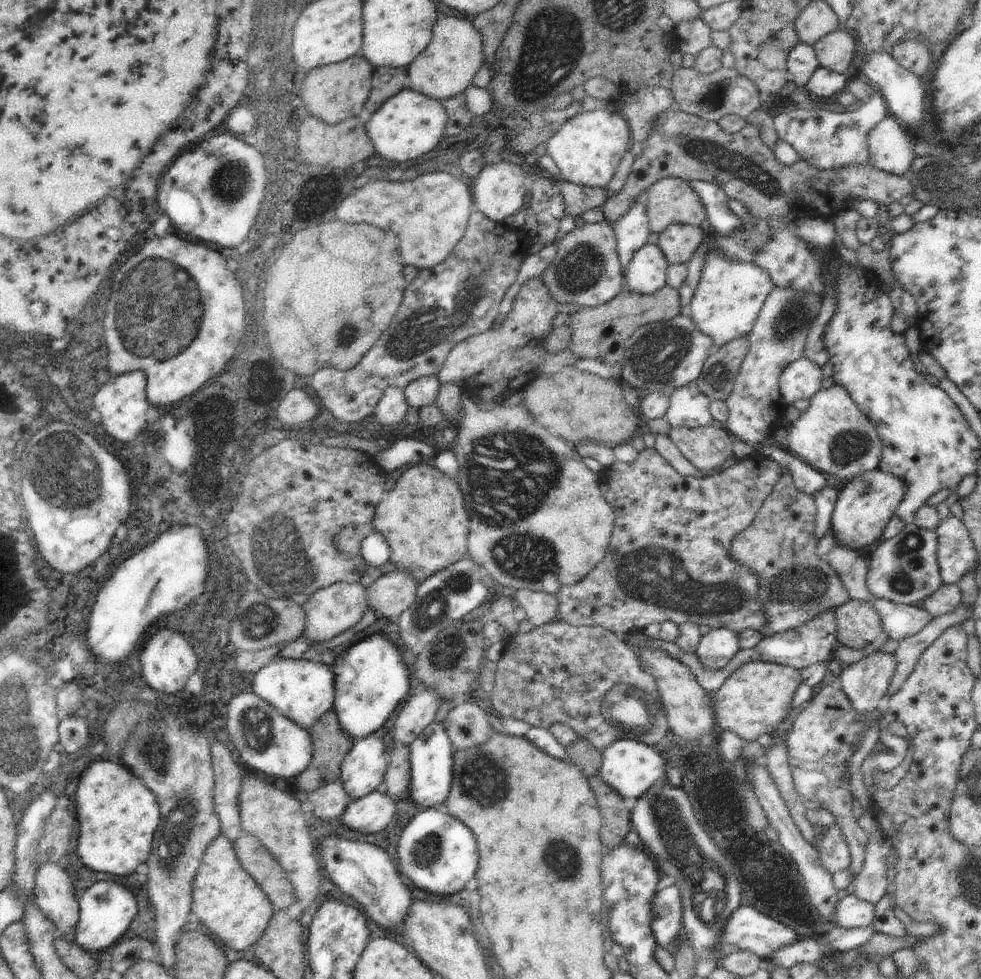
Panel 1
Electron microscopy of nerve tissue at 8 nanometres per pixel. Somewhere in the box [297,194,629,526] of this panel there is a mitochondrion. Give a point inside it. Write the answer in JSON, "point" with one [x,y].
{"point":[450,306]}

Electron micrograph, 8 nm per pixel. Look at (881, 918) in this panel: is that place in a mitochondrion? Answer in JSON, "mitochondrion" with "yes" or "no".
{"mitochondrion":"no"}

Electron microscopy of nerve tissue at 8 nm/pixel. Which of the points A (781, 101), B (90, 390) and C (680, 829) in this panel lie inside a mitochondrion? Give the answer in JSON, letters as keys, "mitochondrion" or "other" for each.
{"A":"other","B":"mitochondrion","C":"mitochondrion"}

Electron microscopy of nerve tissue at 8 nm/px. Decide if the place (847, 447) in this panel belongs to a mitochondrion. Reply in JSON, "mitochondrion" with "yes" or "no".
{"mitochondrion":"yes"}

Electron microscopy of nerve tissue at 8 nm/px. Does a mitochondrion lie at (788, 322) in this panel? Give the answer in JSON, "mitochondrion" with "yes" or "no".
{"mitochondrion":"yes"}

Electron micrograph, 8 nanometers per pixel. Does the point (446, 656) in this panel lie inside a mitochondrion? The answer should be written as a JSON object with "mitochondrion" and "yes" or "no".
{"mitochondrion":"yes"}

